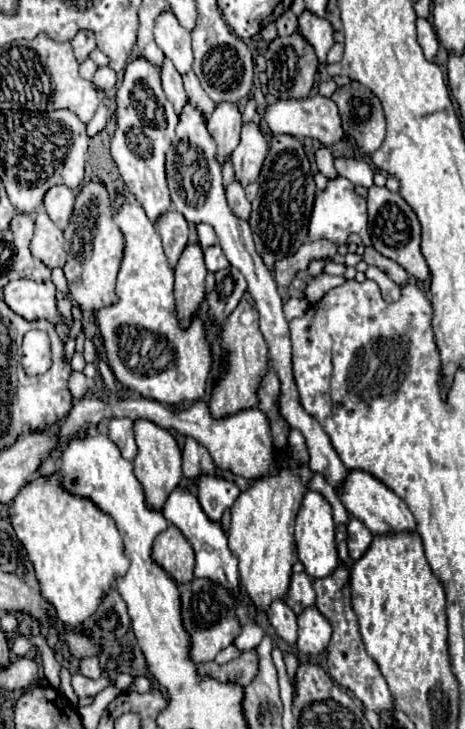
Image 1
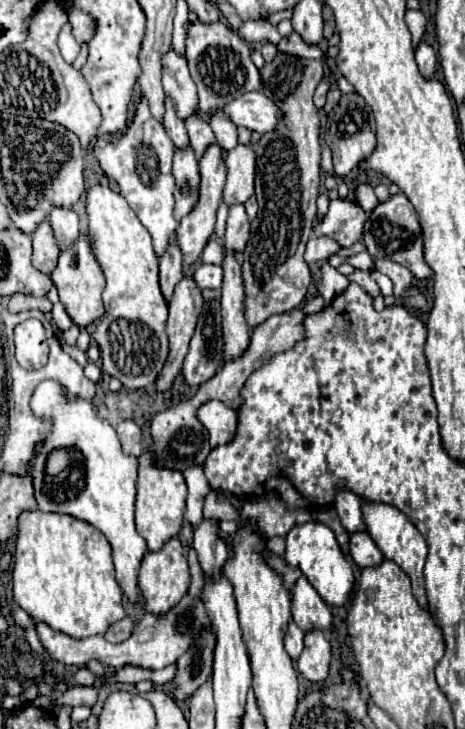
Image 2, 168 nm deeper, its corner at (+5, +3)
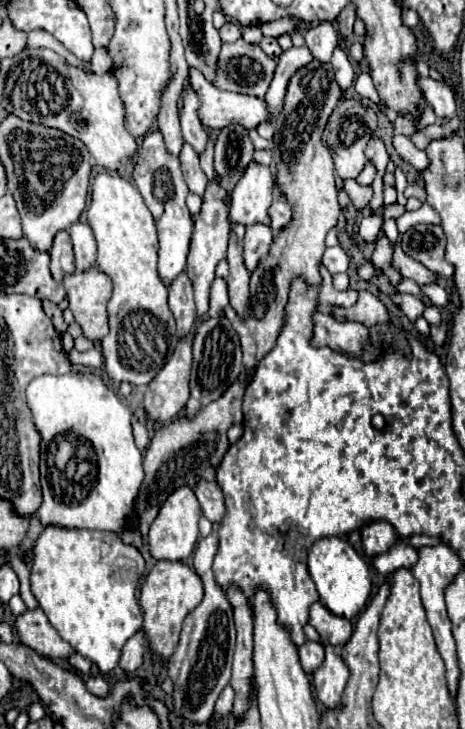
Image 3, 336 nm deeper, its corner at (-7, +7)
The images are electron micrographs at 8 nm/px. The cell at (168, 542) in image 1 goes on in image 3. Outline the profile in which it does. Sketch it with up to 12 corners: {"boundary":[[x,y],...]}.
{"boundary":[[158,561],[142,585],[144,631],[168,661],[202,601],[186,561]]}

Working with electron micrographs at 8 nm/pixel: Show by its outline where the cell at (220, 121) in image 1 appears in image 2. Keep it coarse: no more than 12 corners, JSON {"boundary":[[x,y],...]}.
{"boundary":[[210,145],[198,163],[194,211],[176,231],[184,263],[198,263],[214,235],[224,159]]}

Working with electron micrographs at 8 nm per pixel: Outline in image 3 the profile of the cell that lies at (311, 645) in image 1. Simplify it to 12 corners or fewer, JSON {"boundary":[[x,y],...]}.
{"boundary":[[332,645],[314,685],[324,707],[340,705],[348,667]]}

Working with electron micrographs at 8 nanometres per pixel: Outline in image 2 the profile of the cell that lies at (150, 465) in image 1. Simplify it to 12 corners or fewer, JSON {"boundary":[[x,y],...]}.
{"boundary":[[138,457],[136,529],[148,551],[178,537],[186,513],[182,473]]}

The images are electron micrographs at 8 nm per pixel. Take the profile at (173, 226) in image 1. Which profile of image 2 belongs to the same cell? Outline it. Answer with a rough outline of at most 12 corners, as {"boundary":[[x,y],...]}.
{"boundary":[[180,249],[160,259],[160,289],[170,303],[182,275]]}

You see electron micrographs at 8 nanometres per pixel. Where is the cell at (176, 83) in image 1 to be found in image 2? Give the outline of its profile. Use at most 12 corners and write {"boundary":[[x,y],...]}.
{"boundary":[[166,99],[164,129],[178,149],[186,149],[188,135],[184,123],[172,113]]}

